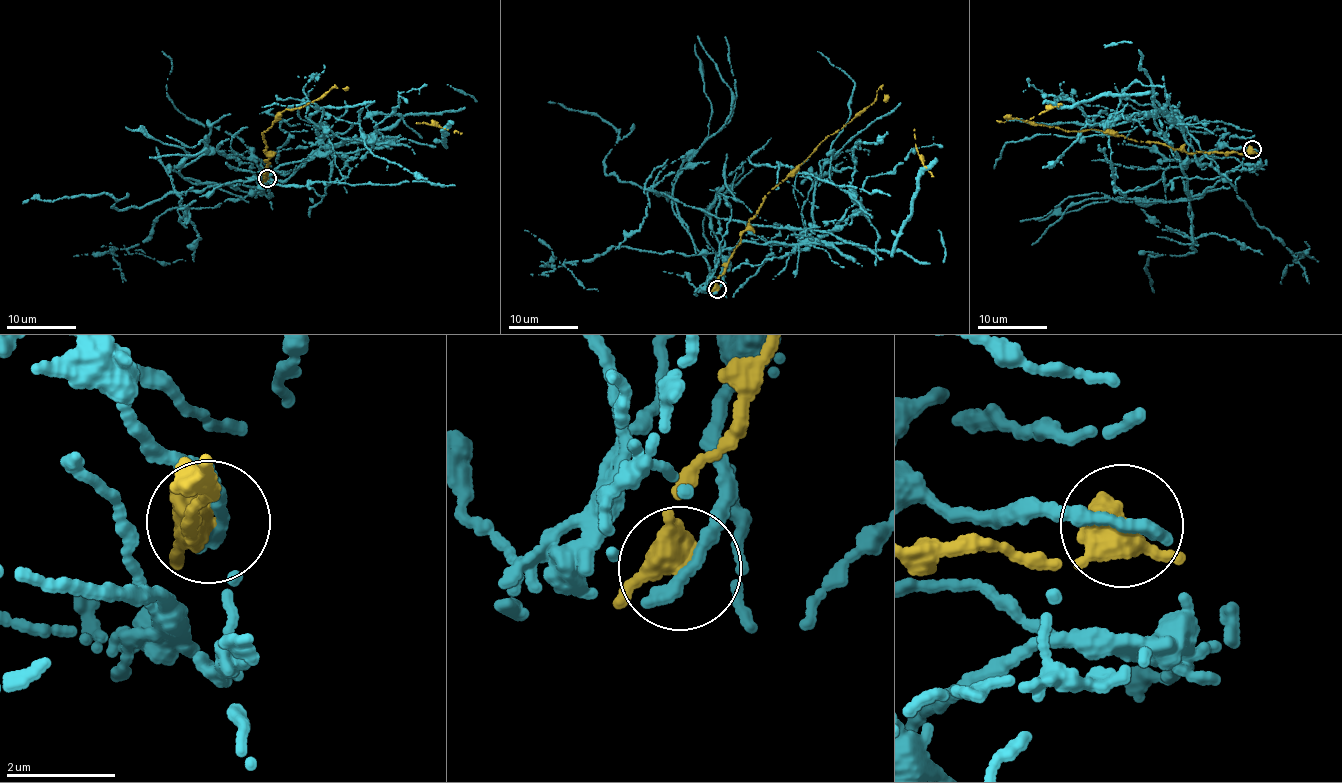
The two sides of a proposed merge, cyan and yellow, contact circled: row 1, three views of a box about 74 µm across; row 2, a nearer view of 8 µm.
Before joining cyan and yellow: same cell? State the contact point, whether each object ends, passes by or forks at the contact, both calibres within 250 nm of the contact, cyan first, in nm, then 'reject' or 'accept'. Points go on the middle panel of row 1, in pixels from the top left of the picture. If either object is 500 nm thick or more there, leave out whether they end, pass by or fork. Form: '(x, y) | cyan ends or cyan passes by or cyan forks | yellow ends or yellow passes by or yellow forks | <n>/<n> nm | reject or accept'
(717, 289) | cyan ends | yellow passes by | 360/420 nm | reject

